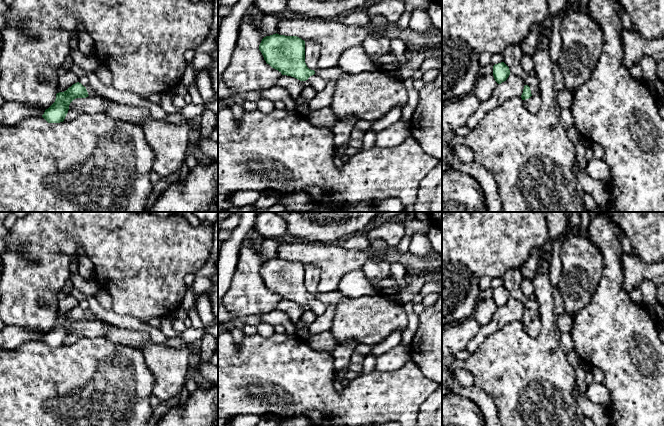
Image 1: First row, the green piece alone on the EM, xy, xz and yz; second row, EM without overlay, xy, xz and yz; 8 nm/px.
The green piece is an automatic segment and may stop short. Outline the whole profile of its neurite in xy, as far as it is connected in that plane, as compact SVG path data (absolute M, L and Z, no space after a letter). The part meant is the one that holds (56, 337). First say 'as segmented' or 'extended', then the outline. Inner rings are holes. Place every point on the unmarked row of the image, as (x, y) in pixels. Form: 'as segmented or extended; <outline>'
extended; M77 306L66 315L57 317L55 326L45 334L42 341L48 347L63 346L68 337L70 327L76 322L86 322L88 320L102 320L106 322L106 320L99 318L90 309L84 311L81 307Z

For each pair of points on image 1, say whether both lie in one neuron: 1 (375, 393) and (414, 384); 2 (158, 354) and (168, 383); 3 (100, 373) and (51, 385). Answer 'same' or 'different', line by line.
1: same
2: same
3: same

